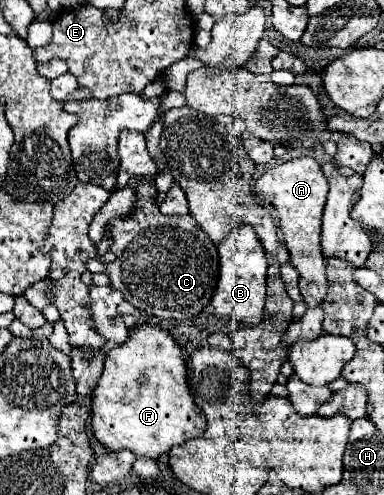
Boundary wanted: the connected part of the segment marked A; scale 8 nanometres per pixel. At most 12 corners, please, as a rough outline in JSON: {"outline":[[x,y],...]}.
{"outline":[[310,157],[256,181],[298,271],[306,307],[328,281],[320,223],[328,183]]}

